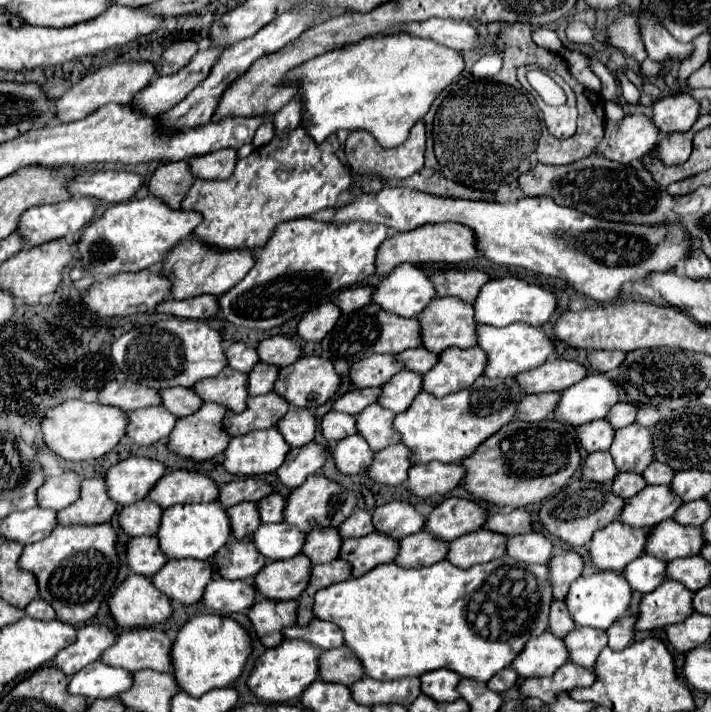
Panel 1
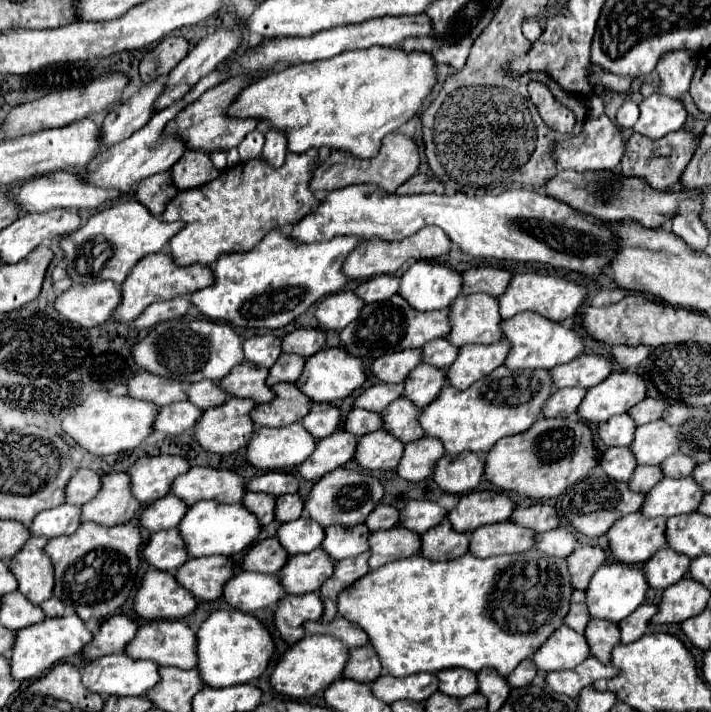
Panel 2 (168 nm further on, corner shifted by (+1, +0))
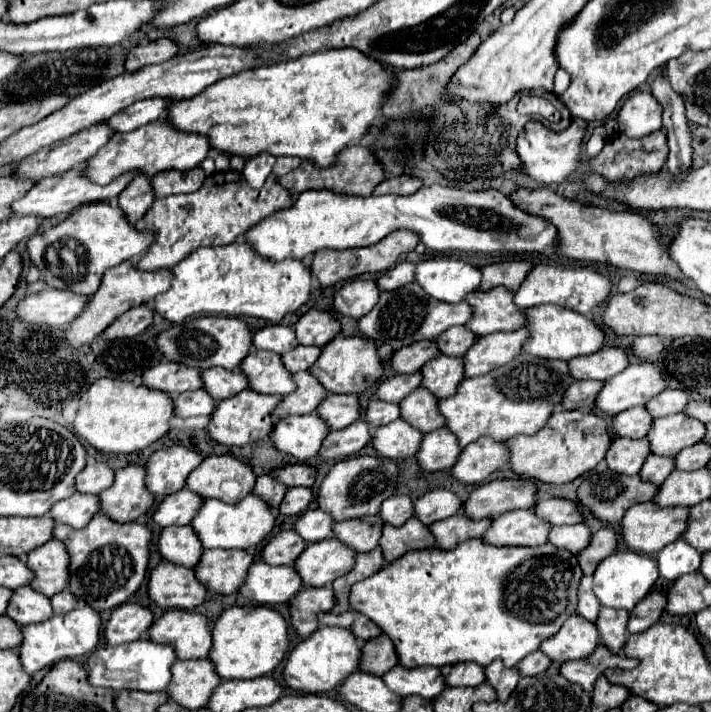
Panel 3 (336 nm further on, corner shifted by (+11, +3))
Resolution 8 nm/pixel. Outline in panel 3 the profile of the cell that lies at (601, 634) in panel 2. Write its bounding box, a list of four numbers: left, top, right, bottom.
[595,608,629,654]

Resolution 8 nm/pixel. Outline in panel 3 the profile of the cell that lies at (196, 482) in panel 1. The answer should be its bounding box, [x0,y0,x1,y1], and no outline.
[187,456,255,504]

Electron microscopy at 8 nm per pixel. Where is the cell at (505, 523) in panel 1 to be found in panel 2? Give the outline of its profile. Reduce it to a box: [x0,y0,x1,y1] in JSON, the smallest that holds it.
[511,505,561,533]

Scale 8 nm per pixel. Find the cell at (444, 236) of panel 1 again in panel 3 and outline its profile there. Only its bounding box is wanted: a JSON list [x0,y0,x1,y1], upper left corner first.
[311,230,421,286]

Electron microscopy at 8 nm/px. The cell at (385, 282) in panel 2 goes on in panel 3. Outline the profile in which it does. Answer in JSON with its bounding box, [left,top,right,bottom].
[375,262,415,290]

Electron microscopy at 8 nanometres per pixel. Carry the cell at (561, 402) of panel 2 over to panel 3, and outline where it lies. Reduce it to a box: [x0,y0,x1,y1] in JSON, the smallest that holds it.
[561,380,603,412]

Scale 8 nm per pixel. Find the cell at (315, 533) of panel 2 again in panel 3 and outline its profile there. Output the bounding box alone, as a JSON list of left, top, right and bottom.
[293,508,333,542]

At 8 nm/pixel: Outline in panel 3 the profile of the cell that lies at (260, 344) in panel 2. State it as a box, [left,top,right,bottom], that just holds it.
[253,326,297,354]

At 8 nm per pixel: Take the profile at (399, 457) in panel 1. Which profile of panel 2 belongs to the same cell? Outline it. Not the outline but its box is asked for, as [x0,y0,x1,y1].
[397,437,445,481]

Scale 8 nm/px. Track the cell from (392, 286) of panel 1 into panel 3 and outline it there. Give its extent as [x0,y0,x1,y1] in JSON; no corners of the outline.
[415,258,481,302]

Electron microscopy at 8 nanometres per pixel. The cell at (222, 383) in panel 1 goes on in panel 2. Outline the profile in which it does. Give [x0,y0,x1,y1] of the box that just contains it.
[219,363,275,403]

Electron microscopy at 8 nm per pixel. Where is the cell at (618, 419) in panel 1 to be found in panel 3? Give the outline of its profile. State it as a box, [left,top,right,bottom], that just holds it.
[645,390,687,418]

